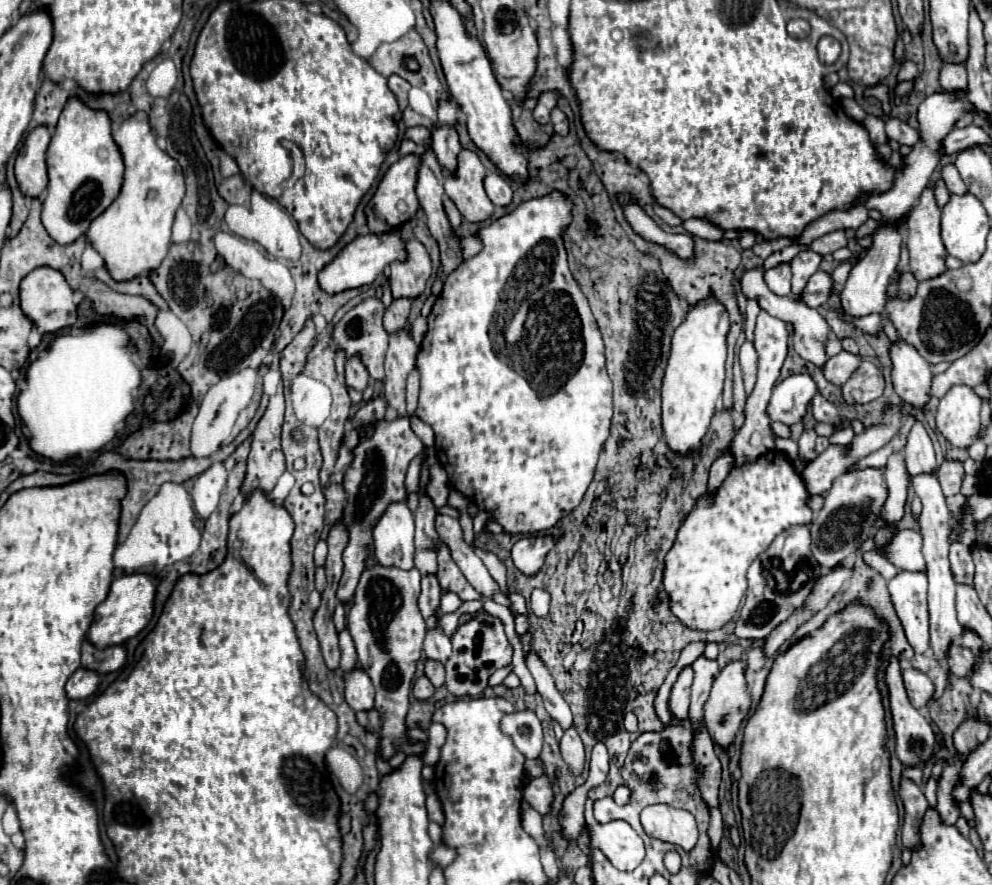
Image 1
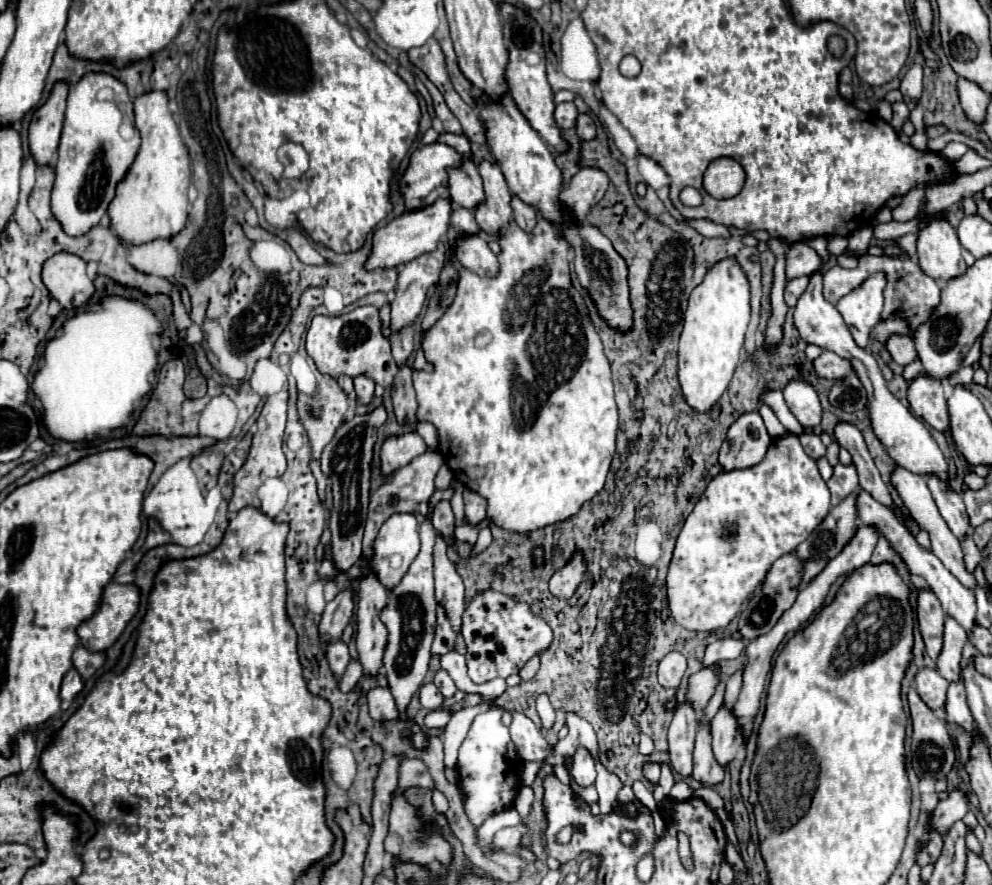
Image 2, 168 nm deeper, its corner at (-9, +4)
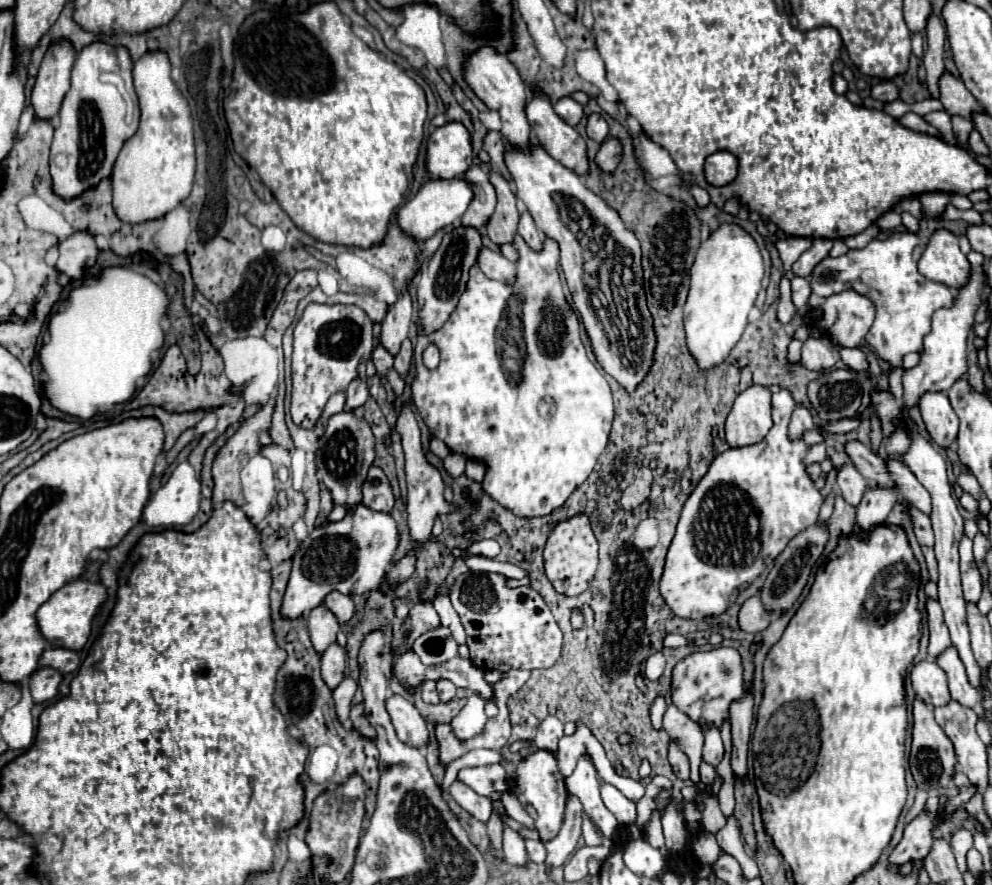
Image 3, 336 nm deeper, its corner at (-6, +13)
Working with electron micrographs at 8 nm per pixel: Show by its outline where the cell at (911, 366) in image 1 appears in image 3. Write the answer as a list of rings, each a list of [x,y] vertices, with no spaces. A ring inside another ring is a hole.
[[[927,392],[919,400],[919,410],[931,440],[947,450],[957,440],[959,430],[959,418],[951,408],[949,398],[941,392]]]

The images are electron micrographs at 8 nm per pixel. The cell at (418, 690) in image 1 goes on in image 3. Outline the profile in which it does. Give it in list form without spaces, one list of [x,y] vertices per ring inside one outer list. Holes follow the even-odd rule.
[[[425,682],[421,688],[421,698],[425,704],[439,704],[439,694],[435,690],[435,682]]]

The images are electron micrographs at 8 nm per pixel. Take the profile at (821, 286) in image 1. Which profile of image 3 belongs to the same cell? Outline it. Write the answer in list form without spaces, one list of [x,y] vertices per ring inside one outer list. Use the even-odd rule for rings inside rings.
[[[895,232],[885,240],[871,240],[865,248],[849,250],[839,258],[823,258],[811,272],[811,290],[819,298],[829,298],[843,290],[855,290],[867,296],[875,306],[875,322],[865,336],[867,344],[877,356],[891,364],[891,368],[903,366],[903,356],[909,352],[923,350],[923,338],[931,330],[931,316],[935,310],[953,306],[957,292],[951,288],[927,280],[917,270],[917,248],[919,258],[927,246],[925,238],[913,232]]]

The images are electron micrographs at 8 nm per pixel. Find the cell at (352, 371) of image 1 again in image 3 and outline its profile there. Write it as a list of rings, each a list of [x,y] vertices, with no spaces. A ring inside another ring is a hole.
[[[355,378],[355,380],[349,384],[349,388],[345,390],[345,394],[347,394],[345,406],[347,406],[349,410],[355,410],[355,408],[363,406],[363,404],[365,404],[365,400],[369,398],[367,382],[365,382],[365,380],[359,380],[359,378]]]

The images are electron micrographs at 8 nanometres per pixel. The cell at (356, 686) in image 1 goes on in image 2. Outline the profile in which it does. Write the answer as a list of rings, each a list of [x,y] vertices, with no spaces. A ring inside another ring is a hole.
[[[372,687],[366,693],[366,703],[370,709],[370,717],[376,721],[390,721],[398,717],[396,703],[388,687]]]

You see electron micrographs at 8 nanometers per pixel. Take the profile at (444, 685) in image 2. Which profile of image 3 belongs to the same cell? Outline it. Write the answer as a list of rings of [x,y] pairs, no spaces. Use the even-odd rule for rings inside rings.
[[[439,680],[437,682],[437,692],[439,692],[439,700],[441,702],[449,702],[449,700],[453,700],[455,698],[455,686],[453,686],[453,682],[449,682],[449,680]]]

